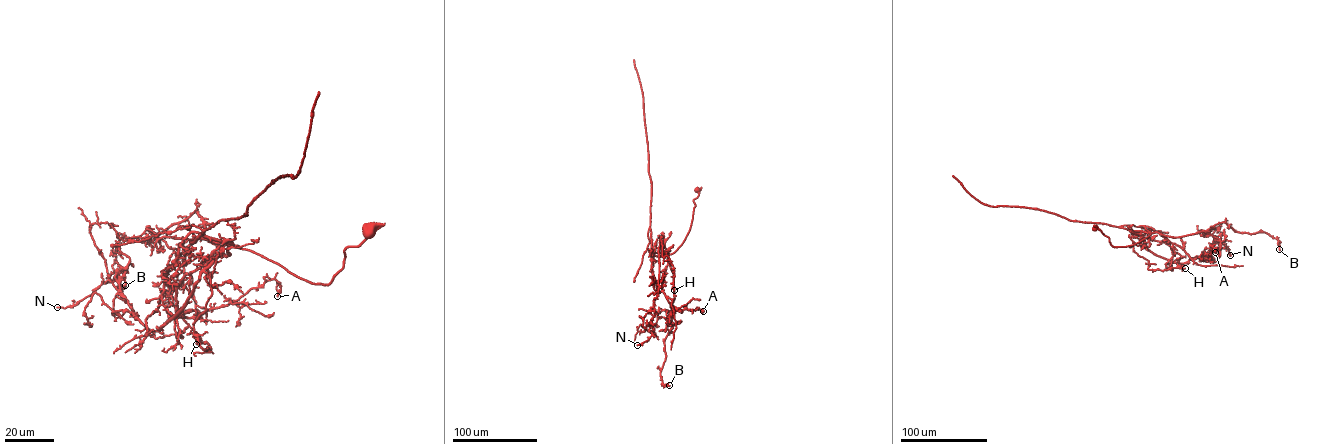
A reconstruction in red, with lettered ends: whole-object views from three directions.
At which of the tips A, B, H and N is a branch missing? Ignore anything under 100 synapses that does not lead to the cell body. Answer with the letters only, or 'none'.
none

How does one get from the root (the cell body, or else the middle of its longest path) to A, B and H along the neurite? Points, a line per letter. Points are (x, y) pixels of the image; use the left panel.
A: (371, 230), (327, 284), (225, 242), (183, 277), (175, 313), (193, 318), (272, 279), (277, 296)
B: (371, 230), (313, 284), (228, 242), (222, 254), (195, 211), (148, 243), (119, 240), (125, 285)
H: (371, 230), (327, 284), (225, 241), (204, 269), (212, 294), (193, 324), (211, 350), (196, 344)

